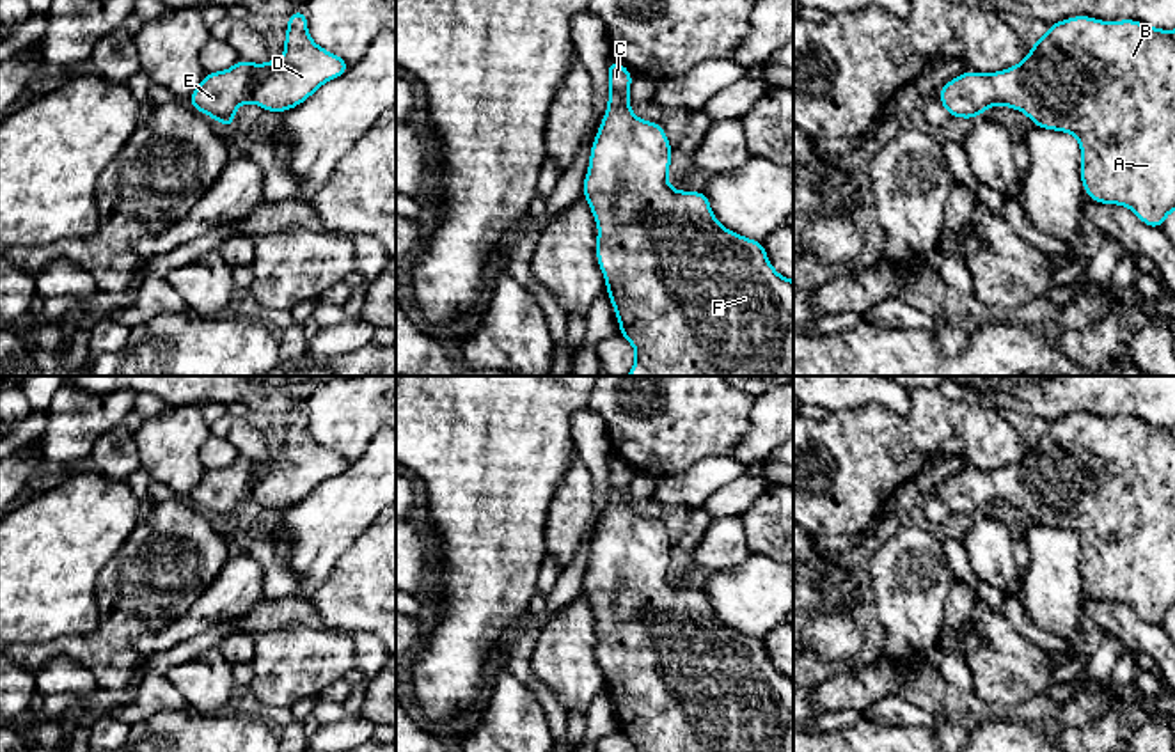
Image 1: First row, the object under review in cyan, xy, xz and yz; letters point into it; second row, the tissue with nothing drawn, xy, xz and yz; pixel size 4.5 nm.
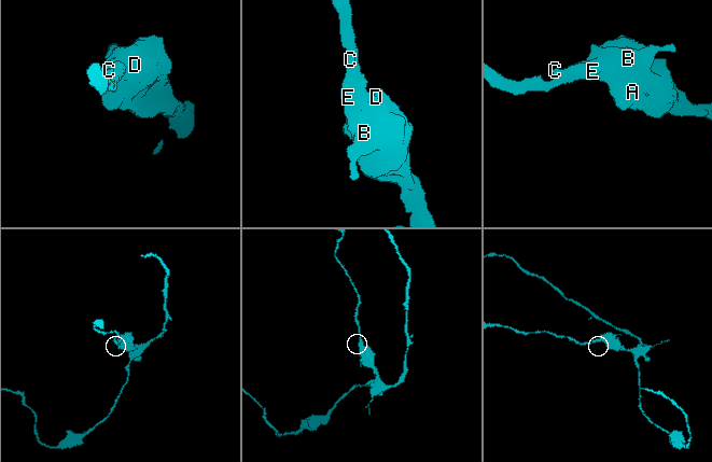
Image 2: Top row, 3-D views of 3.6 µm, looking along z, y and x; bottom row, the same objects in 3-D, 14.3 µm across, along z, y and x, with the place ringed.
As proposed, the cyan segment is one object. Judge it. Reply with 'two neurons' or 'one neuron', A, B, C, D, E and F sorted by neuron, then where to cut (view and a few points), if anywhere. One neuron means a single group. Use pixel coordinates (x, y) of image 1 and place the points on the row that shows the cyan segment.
one neuron | A B C D E F | no cut

